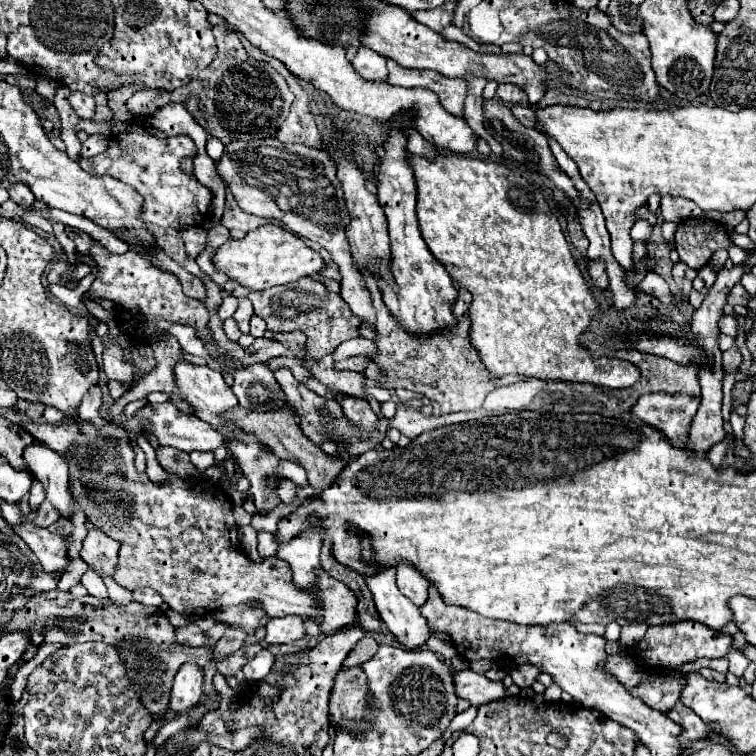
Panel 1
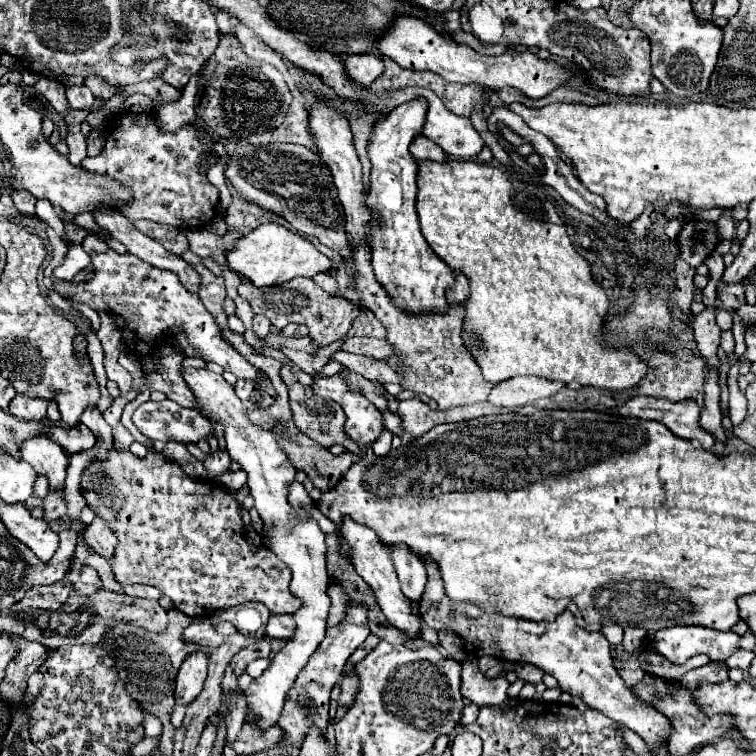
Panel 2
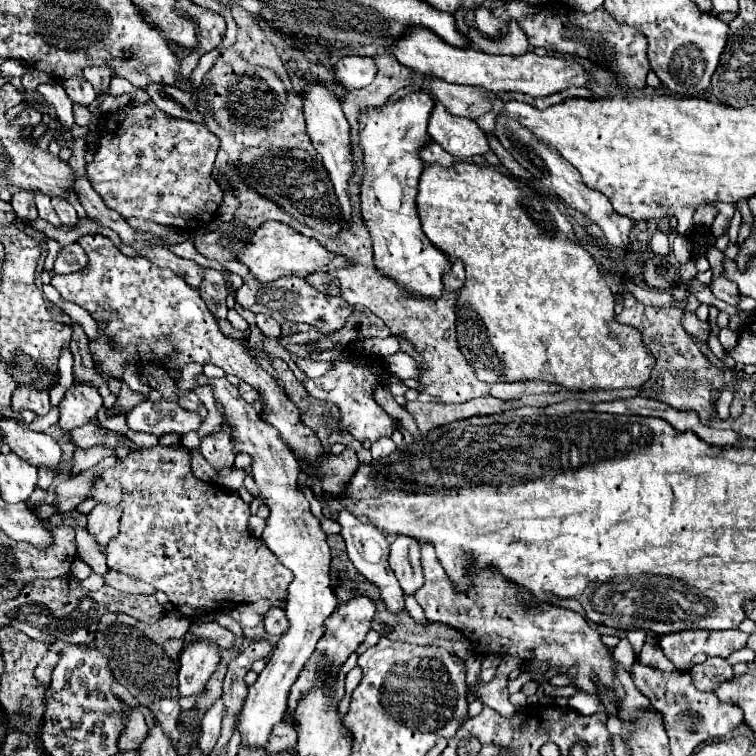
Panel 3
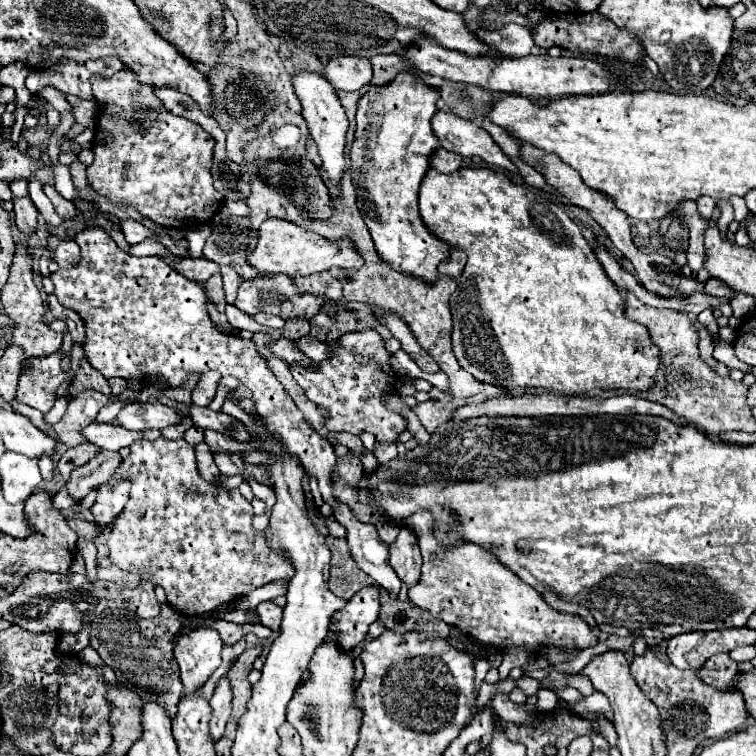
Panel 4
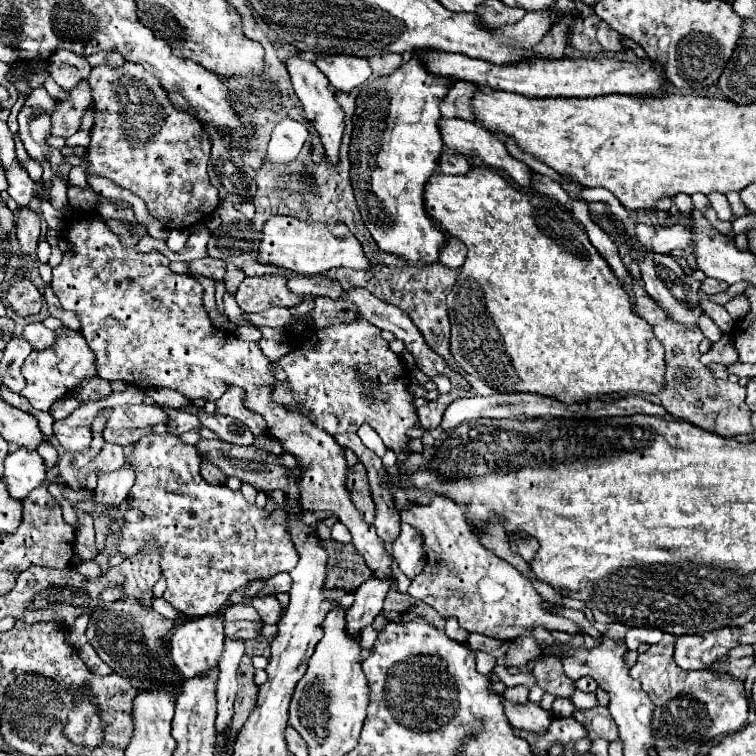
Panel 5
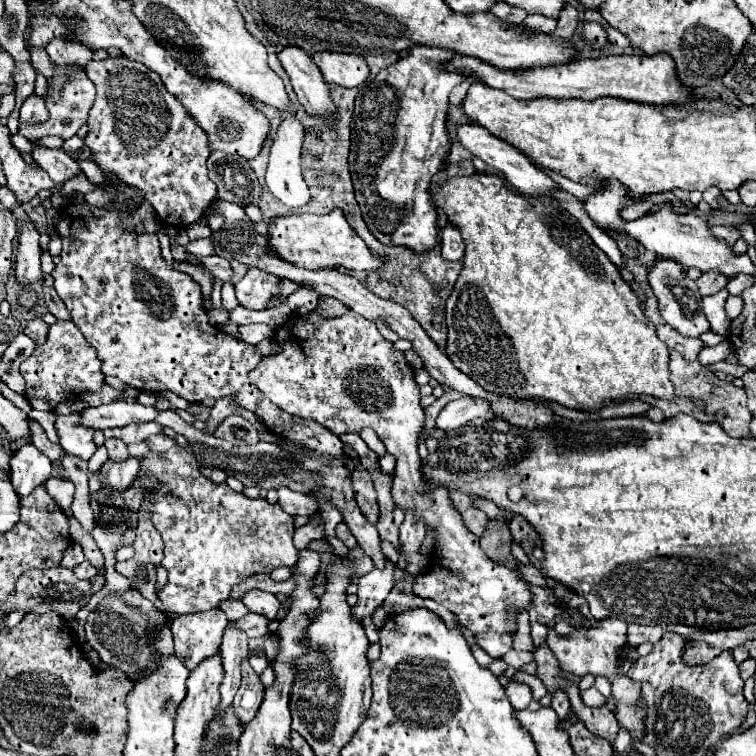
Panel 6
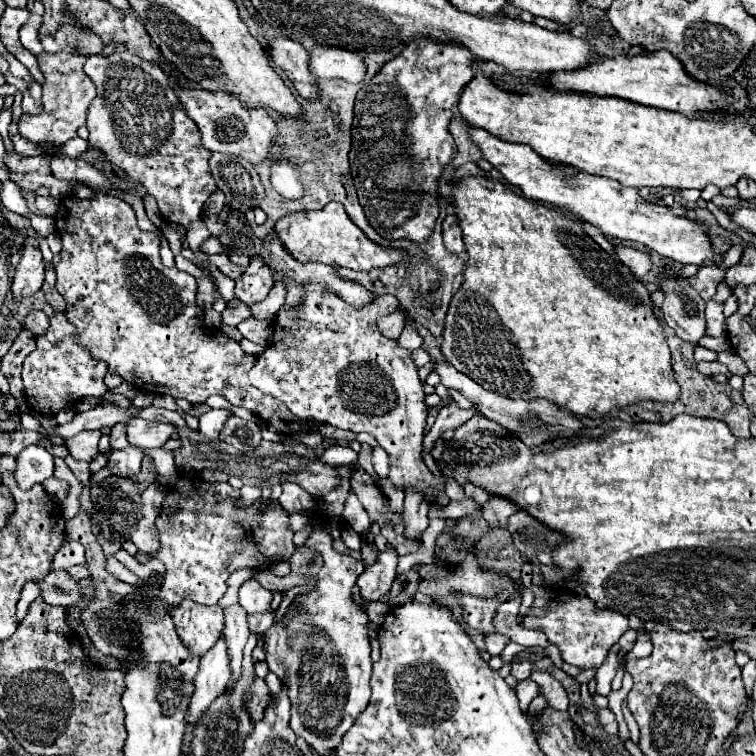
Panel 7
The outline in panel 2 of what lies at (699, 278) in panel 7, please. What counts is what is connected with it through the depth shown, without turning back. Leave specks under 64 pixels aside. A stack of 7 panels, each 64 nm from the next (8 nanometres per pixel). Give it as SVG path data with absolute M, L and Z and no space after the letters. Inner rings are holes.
M732 284L732 286L724 286L720 292L720 304L726 308L740 308L742 304L746 304L746 296L744 296L744 284Z

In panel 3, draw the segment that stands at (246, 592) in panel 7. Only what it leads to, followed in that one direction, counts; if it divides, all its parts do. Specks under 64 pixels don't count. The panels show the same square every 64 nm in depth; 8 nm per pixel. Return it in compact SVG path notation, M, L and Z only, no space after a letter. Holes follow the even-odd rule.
M270 608L268 614L264 616L264 626L266 632L272 636L282 636L288 630L288 618L284 616L282 608Z

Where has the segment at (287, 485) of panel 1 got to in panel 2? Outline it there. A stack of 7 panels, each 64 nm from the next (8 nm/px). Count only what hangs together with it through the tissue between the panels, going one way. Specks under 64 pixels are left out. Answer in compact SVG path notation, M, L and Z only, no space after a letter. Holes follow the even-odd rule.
M292 482L292 486L290 486L290 492L288 492L288 500L290 500L292 504L296 504L296 500L298 500L298 504L302 504L302 506L308 506L308 502L312 502L312 500L310 500L308 492L306 492L304 488L300 488L300 486L302 486L300 482Z

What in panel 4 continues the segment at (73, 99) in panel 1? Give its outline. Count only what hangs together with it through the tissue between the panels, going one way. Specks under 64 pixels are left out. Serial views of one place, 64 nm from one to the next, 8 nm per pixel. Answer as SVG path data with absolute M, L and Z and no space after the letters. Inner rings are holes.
M62 60L54 68L48 70L32 70L26 78L26 88L36 94L44 86L54 86L64 94L78 96L82 100L94 100L92 88L90 88L90 72L74 64L72 60Z

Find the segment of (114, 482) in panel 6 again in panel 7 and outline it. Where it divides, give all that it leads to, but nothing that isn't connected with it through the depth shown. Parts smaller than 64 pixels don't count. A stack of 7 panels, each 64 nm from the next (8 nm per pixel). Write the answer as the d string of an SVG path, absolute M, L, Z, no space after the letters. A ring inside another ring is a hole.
M128 446L126 450L108 454L108 468L112 470L112 476L132 478L134 474L140 472L142 458L144 458L144 454L138 446Z

